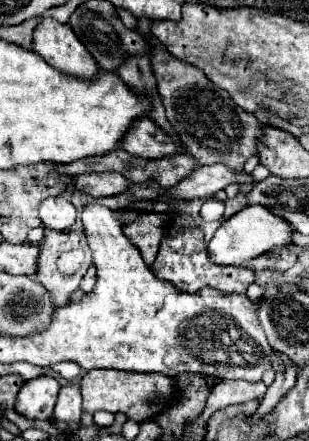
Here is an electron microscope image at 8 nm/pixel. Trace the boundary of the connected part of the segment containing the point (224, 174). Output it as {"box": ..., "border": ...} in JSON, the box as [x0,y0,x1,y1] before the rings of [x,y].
{"box":[169,164,253,198],"border":[[[211,164],[211,166],[197,166],[195,172],[183,180],[179,186],[171,188],[169,192],[177,198],[211,198],[219,190],[225,190],[227,184],[253,184],[253,176],[247,172],[233,172],[225,168],[225,164]]]}

